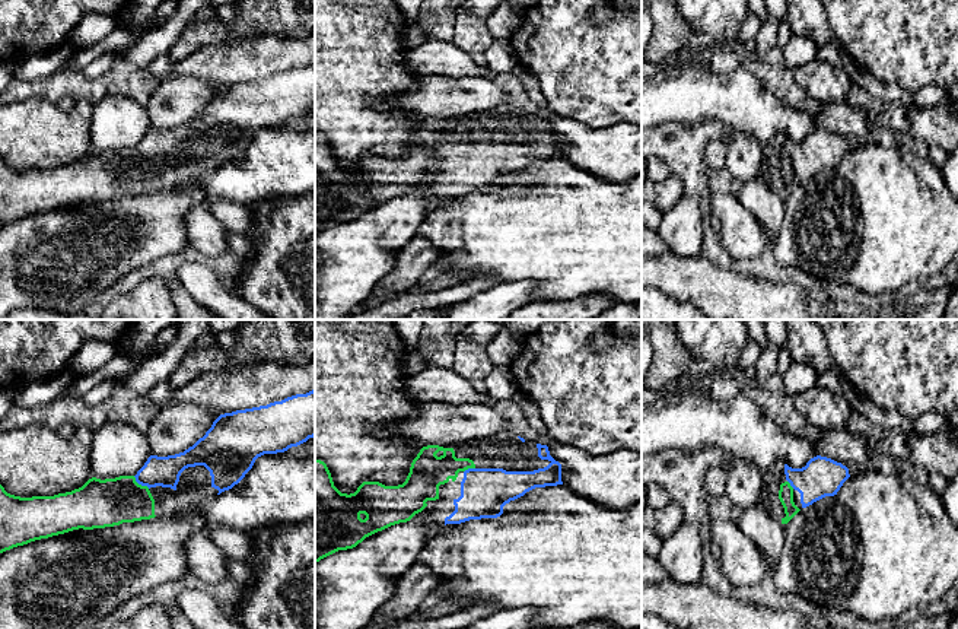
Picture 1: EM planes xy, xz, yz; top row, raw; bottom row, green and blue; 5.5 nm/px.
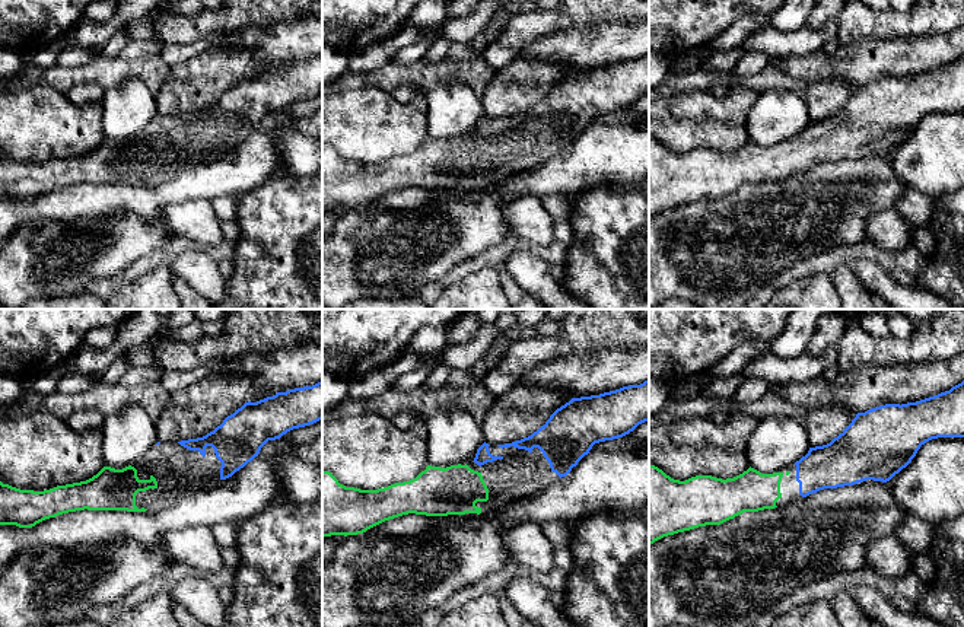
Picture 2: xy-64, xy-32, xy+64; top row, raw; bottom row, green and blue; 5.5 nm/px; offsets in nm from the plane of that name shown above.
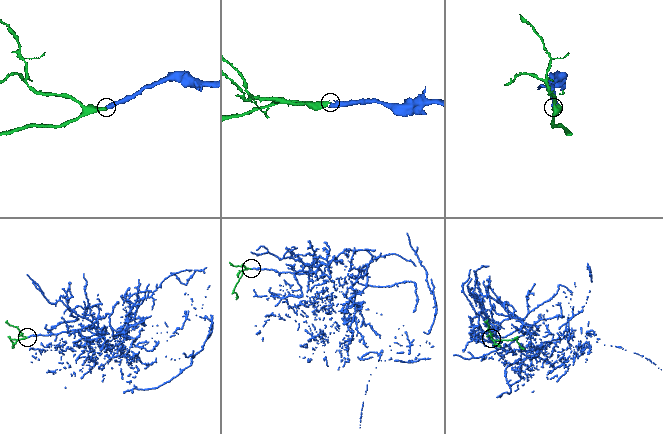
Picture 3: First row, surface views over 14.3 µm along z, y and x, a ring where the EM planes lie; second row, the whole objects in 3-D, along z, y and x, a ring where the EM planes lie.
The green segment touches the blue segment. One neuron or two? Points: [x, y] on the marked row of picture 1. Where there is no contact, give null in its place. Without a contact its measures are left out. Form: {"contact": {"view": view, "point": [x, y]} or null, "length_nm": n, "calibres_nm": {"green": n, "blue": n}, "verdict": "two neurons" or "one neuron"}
{"contact": {"view": "xy", "point": [140, 485]}, "length_nm": 120, "calibres_nm": {"green": 260, "blue": 170}, "verdict": "one neuron"}

